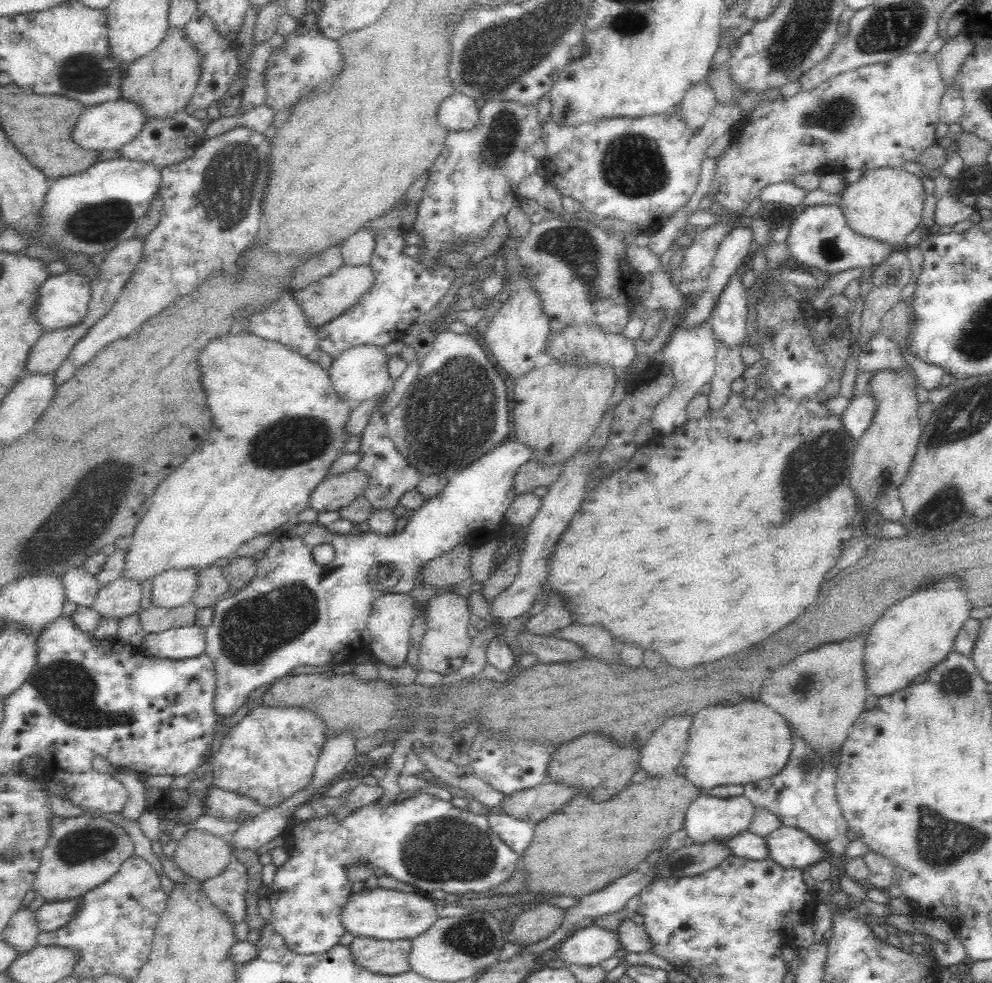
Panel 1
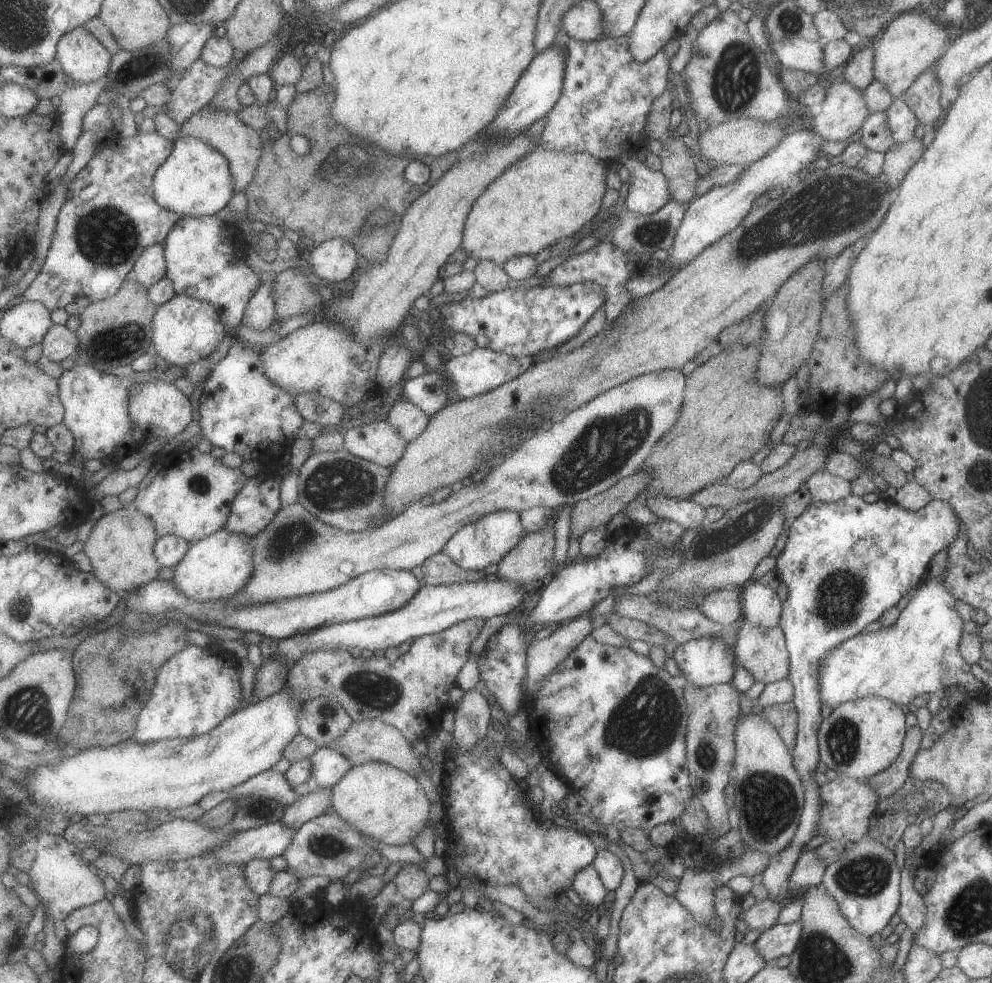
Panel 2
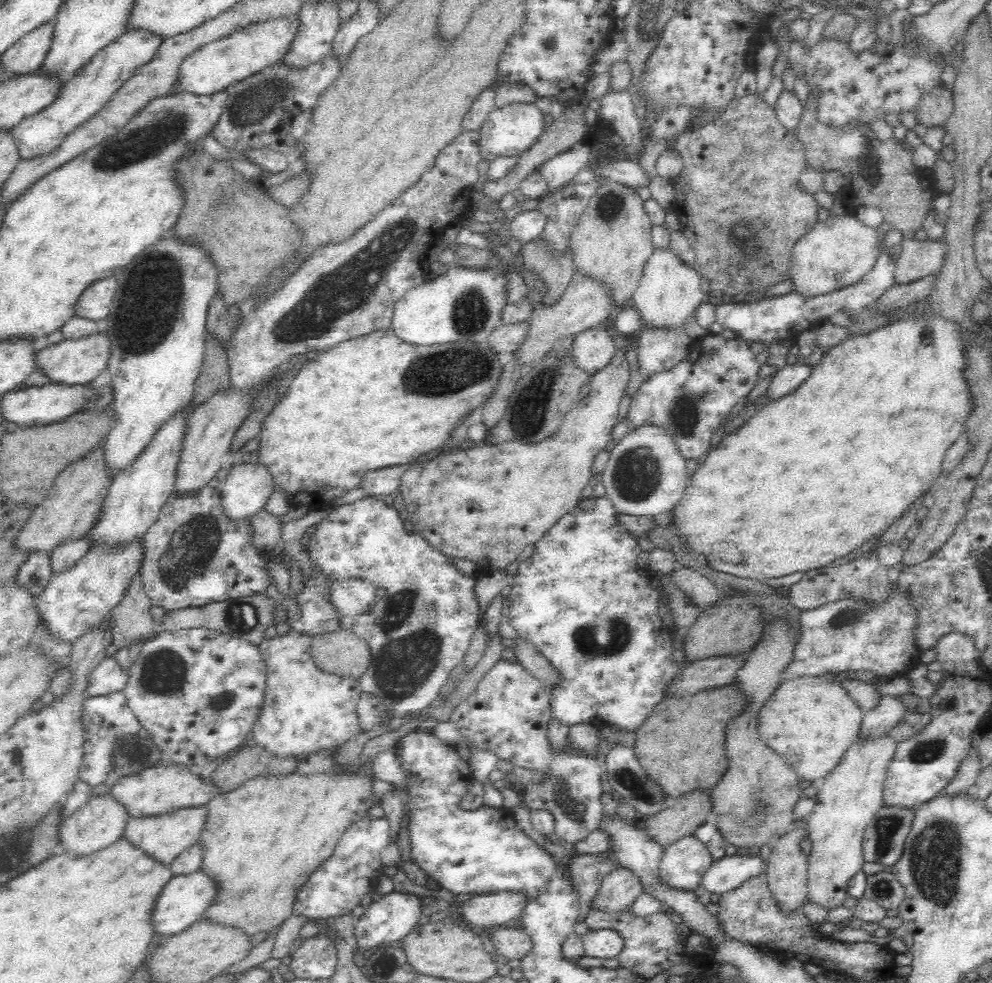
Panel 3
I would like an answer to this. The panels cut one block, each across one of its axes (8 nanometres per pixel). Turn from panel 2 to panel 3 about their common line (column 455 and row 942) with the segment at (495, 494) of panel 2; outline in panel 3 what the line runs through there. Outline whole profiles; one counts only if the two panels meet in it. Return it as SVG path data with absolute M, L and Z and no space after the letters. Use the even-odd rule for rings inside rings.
M489 927L487 934L495 946L495 952L508 960L524 958L534 946L533 938L522 927Z

